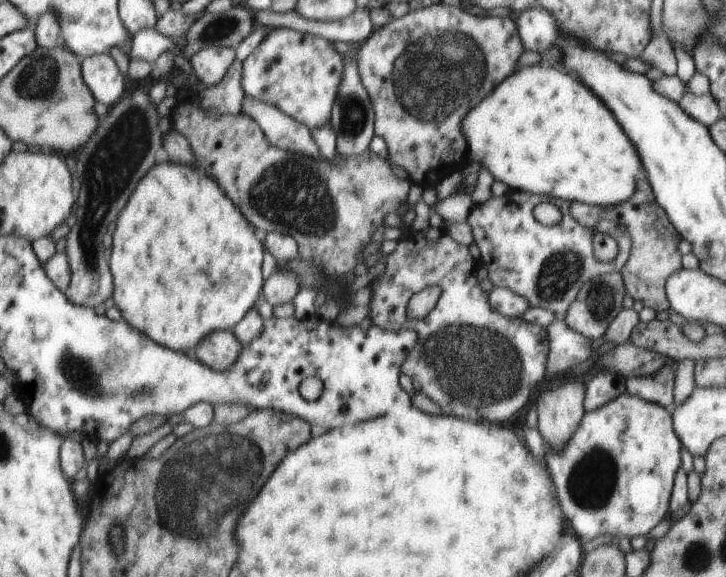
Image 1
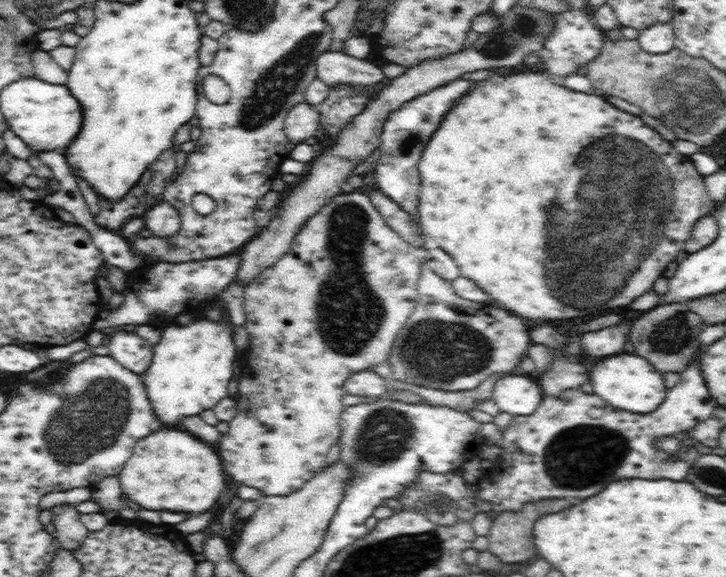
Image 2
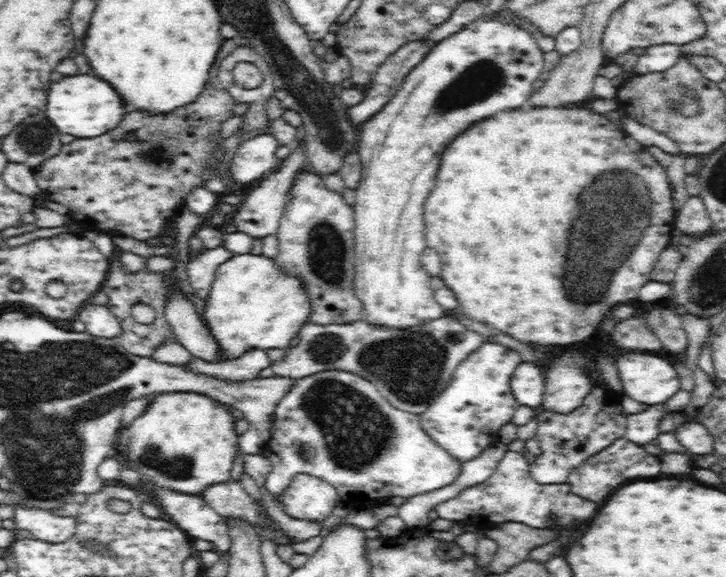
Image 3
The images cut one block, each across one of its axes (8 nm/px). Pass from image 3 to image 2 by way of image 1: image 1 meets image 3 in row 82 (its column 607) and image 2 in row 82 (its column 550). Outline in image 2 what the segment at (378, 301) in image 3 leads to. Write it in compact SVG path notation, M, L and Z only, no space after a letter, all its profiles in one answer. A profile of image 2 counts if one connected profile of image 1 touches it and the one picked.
M458 79L445 86L435 88L427 94L406 102L399 110L393 111L385 121L381 134L381 146L379 147L381 158L378 158L378 162L374 166L376 170L373 172L375 183L382 190L382 193L400 205L404 212L414 217L414 221L419 221L416 214L420 192L420 177L417 166L424 147L434 131L444 121L445 115L453 108L454 104L468 94L469 87L472 86L472 81Z

